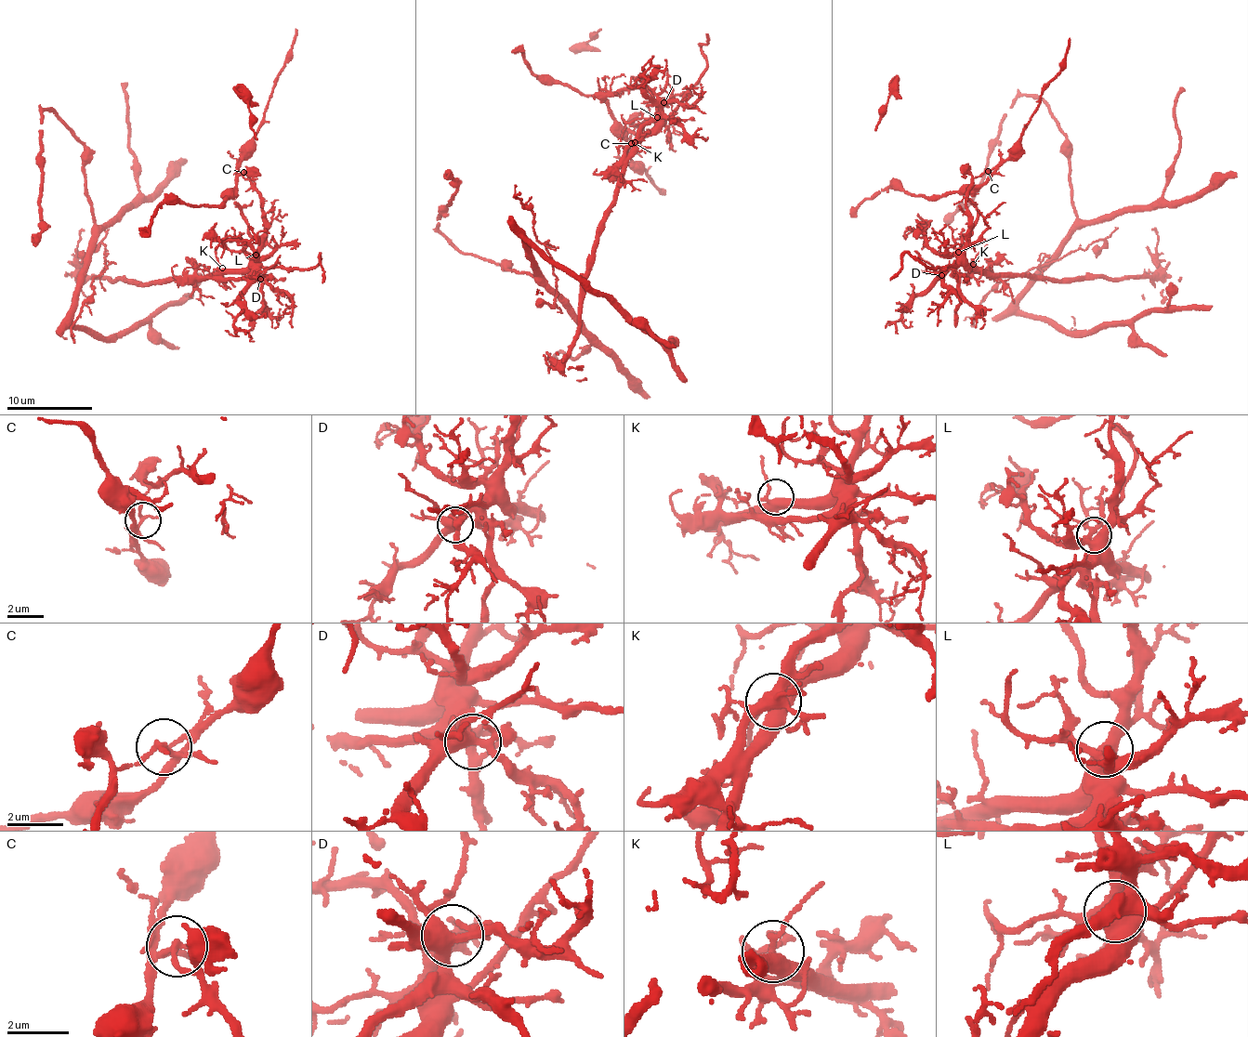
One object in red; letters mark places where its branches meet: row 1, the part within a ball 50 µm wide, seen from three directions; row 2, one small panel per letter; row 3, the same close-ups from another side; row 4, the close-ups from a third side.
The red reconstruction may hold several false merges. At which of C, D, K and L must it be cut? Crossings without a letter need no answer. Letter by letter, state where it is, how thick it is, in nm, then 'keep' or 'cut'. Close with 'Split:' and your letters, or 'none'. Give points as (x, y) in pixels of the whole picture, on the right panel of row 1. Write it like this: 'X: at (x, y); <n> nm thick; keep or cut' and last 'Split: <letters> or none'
C: at (988, 171); 140 nm thick; cut
D: at (941, 275); 440 nm thick; keep
K: at (973, 264); 400 nm thick; keep
L: at (958, 252); 500 nm thick; keep
Split: C

